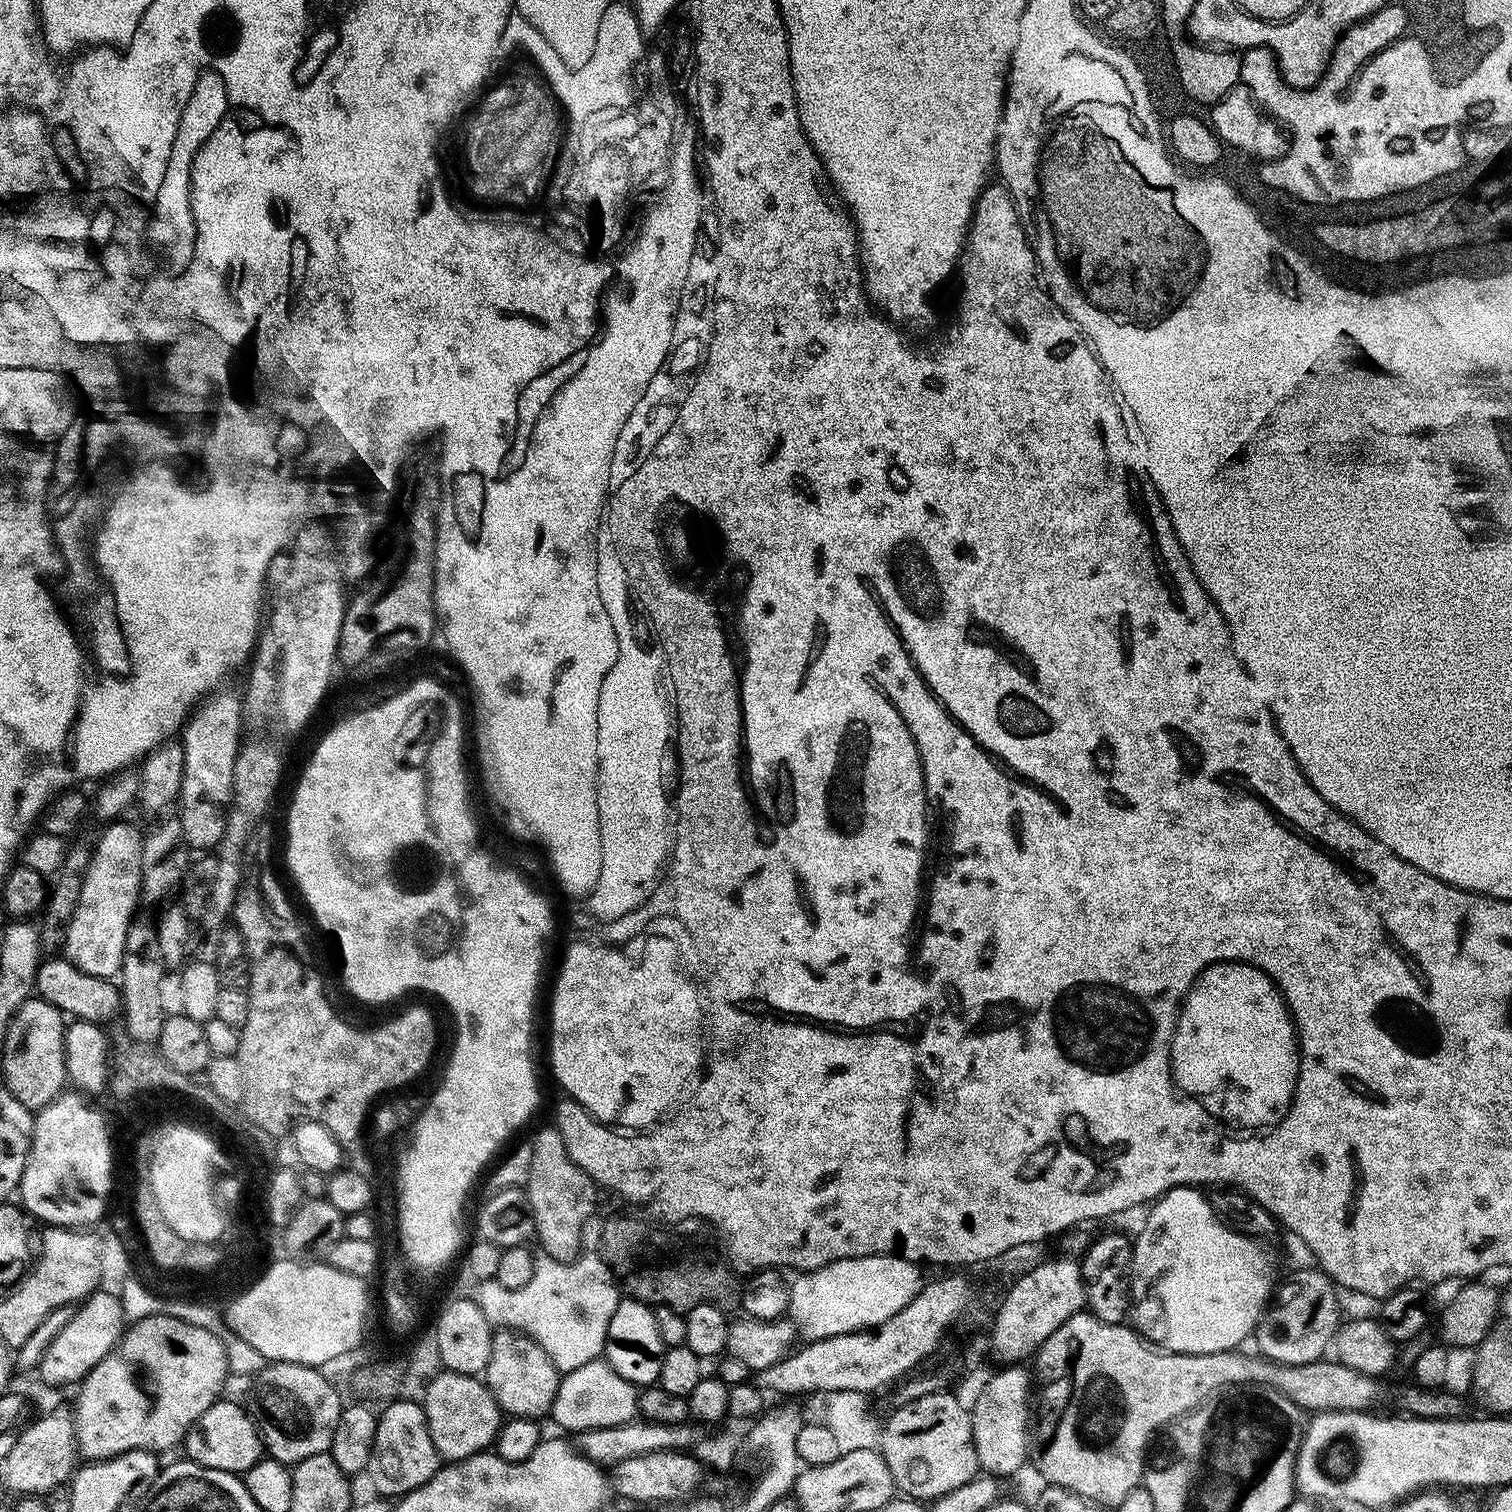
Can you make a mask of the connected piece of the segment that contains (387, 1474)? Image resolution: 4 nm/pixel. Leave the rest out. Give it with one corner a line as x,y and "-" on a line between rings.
396,1398
383,1405
384,1413
379,1413
376,1433
372,1443
372,1453
368,1459
366,1476
372,1479
379,1495
384,1498
407,1496
418,1486
422,1486
442,1467
440,1455
430,1438
423,1403
405,1398

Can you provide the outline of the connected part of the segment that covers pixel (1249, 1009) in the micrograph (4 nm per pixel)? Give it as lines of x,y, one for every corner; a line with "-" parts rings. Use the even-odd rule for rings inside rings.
1224,960
1221,964
1211,964
1201,972
1192,988
1184,998
1178,1017
1178,1088
1185,1097
1199,1102
1204,1099
1207,1115
1217,1121
1225,1120
1228,1124
1237,1124
1248,1130
1271,1130
1284,1121
1292,1109
1292,1099
1296,1093
1296,1083
1300,1081
1300,1049
1296,1045
1296,1026
1288,1011
1281,989
1260,968
1252,964
1241,964
1239,960

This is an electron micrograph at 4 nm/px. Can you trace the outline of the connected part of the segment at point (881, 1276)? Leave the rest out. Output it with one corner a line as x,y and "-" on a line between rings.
895,1254
886,1256
859,1256
842,1258
812,1272
801,1271
797,1280
790,1284
790,1306
787,1315
796,1326
796,1331
805,1341
830,1338
832,1335
850,1335
879,1327
887,1319
893,1318
910,1299
908,1292
909,1261

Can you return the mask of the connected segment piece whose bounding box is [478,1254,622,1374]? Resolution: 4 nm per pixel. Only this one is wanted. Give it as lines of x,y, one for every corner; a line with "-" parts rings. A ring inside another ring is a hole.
587,1254
577,1256
568,1264
549,1256
537,1259
534,1278
530,1278
530,1282
522,1286
522,1290
506,1290
506,1286
502,1286
496,1279
483,1281
479,1288
478,1303
486,1314
488,1323
504,1330
525,1332
531,1340
538,1342
538,1346
542,1346
542,1350
546,1350
546,1354
554,1362
556,1371
561,1374
578,1370
578,1366
586,1366
586,1362
591,1360
601,1359
610,1318
614,1318
614,1310
622,1299
621,1289
613,1277
611,1268
599,1255

